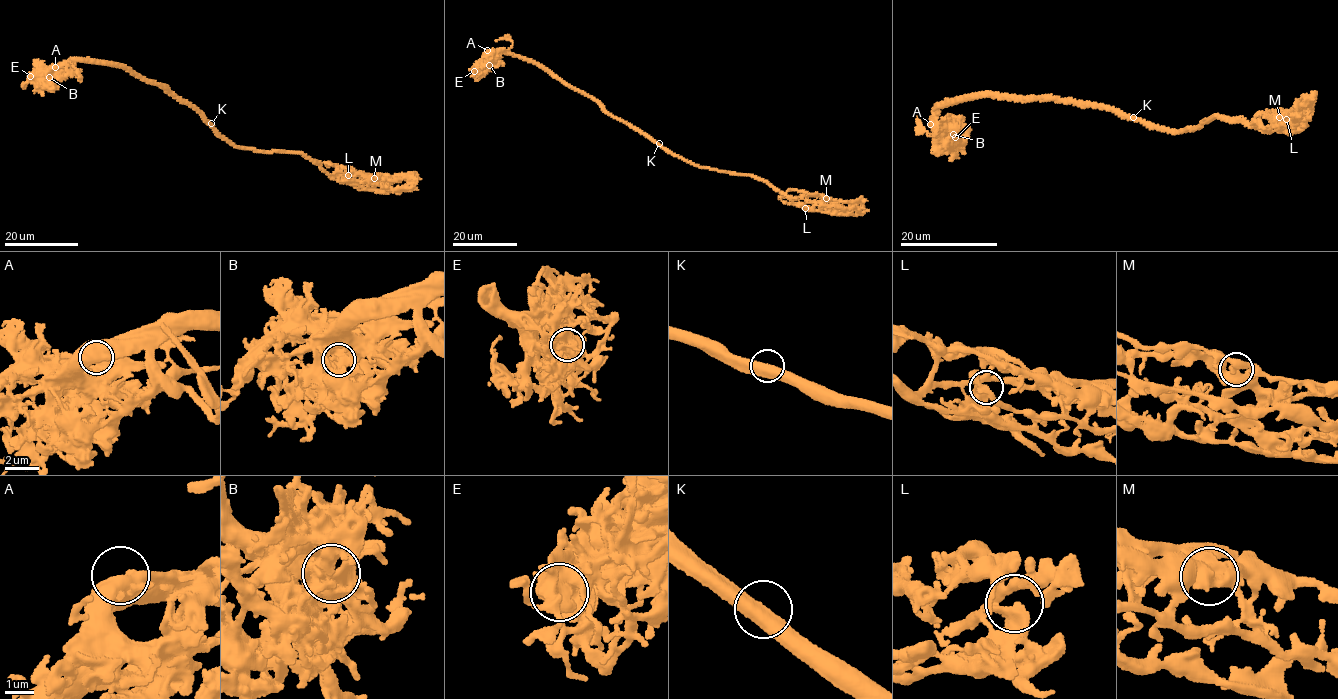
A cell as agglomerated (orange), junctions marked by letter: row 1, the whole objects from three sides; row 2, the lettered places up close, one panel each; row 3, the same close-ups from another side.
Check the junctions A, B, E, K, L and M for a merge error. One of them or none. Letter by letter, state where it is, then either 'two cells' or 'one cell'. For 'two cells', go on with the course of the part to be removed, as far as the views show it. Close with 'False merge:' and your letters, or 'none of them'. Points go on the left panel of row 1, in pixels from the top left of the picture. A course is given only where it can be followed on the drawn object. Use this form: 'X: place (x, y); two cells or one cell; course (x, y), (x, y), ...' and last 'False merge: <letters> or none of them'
A: place (55, 67); one cell
B: place (49, 77); two cells; course (49, 77), (57, 75), (57, 80), (33, 94)
E: place (30, 76); one cell
K: place (211, 123); one cell
L: place (348, 175); one cell
M: place (374, 178); one cell
False merge: B

